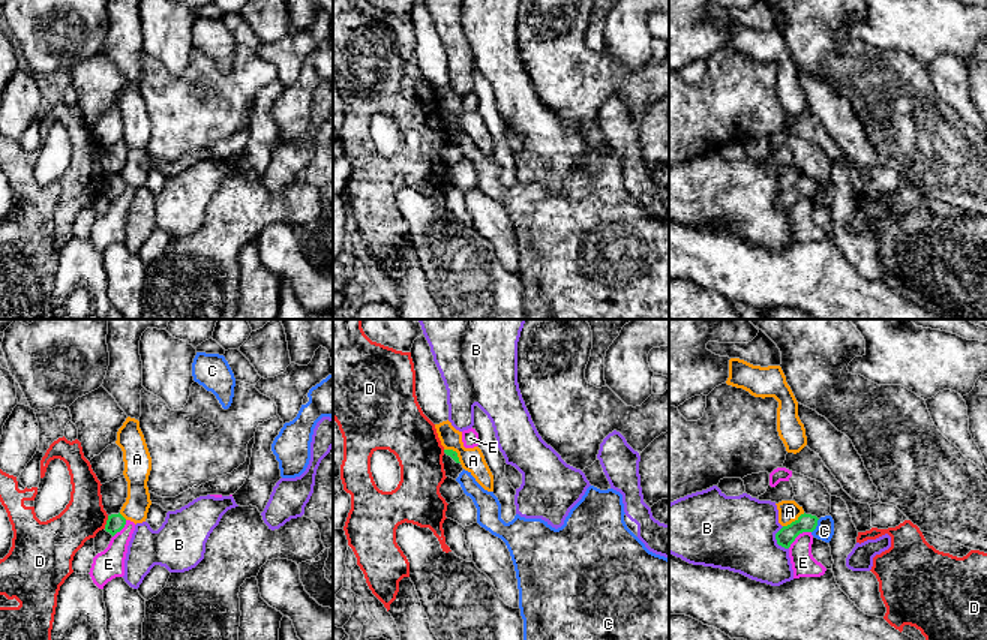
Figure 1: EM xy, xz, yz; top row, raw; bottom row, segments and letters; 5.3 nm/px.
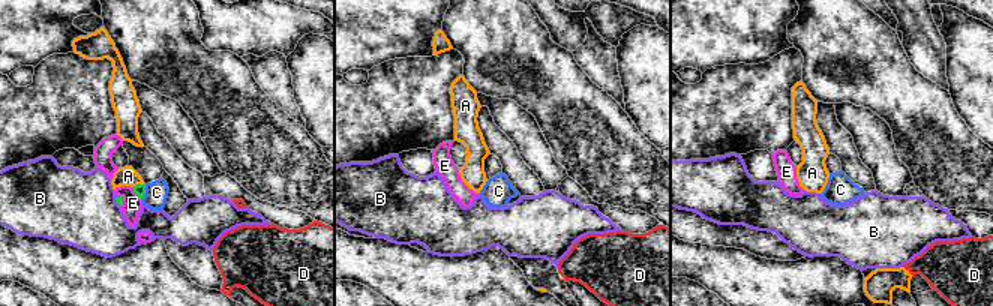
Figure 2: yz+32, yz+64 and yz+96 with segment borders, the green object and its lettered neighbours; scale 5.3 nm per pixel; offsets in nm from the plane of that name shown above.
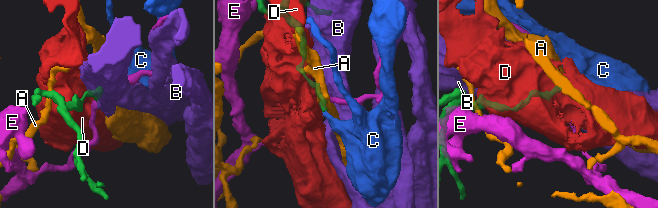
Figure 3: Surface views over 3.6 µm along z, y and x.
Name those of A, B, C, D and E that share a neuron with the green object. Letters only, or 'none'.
none

